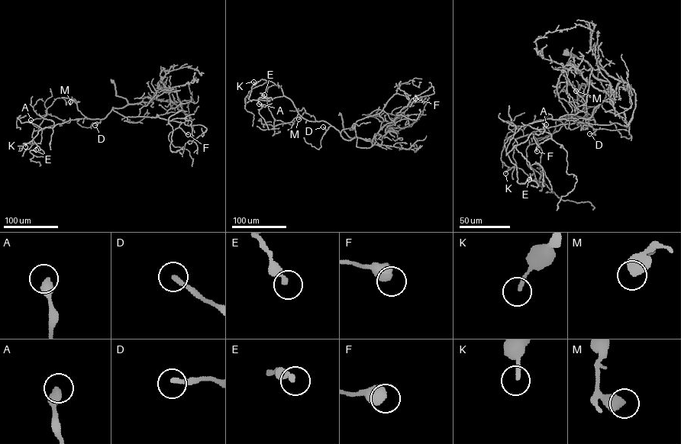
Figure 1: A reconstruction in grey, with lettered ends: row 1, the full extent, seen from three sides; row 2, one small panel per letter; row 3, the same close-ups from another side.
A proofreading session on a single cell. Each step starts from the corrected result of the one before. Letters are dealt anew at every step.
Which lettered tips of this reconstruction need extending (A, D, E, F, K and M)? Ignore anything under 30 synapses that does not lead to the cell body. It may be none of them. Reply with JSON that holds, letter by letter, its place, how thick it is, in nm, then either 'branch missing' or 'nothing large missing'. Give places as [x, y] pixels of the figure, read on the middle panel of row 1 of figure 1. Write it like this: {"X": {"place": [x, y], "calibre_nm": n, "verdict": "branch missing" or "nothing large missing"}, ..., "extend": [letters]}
{"A": {"place": [259, 104], "calibre_nm": 440, "verdict": "branch missing"}, "D": {"place": [323, 127], "calibre_nm": 240, "verdict": "branch missing"}, "E": {"place": [264, 94], "calibre_nm": 260, "verdict": "nothing large missing"}, "F": {"place": [415, 98], "calibre_nm": 600, "verdict": "nothing large missing"}, "K": {"place": [253, 82], "calibre_nm": 200, "verdict": "nothing large missing"}, "M": {"place": [298, 119], "calibre_nm": 600, "verdict": "nothing large missing"}, "extend": ["A", "D"]}

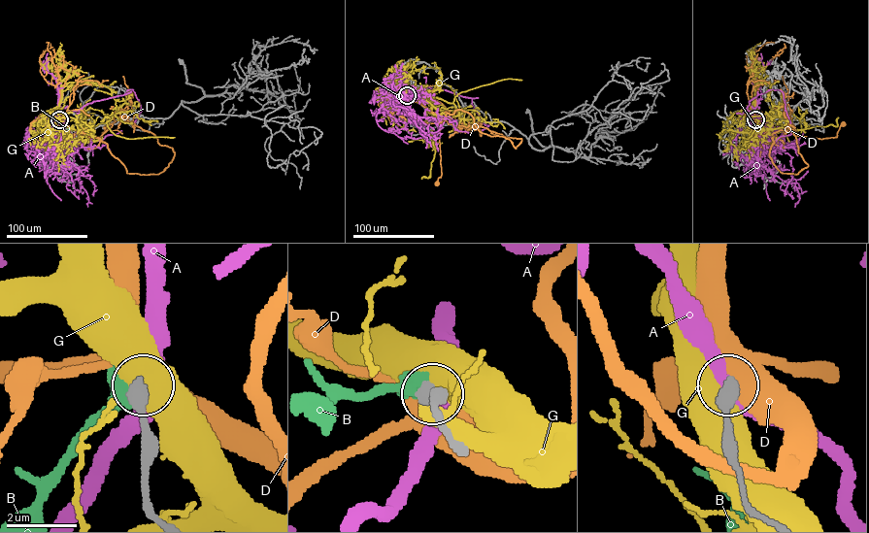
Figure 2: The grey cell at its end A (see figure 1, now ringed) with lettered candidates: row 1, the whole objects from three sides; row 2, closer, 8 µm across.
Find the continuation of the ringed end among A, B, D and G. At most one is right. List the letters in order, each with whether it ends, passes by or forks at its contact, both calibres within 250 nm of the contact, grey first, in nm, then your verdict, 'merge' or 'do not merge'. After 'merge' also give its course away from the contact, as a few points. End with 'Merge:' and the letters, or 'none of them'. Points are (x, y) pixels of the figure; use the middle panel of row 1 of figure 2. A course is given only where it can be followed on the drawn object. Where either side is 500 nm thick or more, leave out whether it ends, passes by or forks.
A: it passes by; 440 nm thick on the grey side, 440 nm on the other; do not merge
B: it passes by; 440 nm thick on the grey side, 420 nm on the other; do not merge
D: it forks there; 440 nm thick on the grey side, 480 nm on the other; do not merge
G: 440 nm thick on the grey side, 750 nm on the other; do not merge
Merge: none of them

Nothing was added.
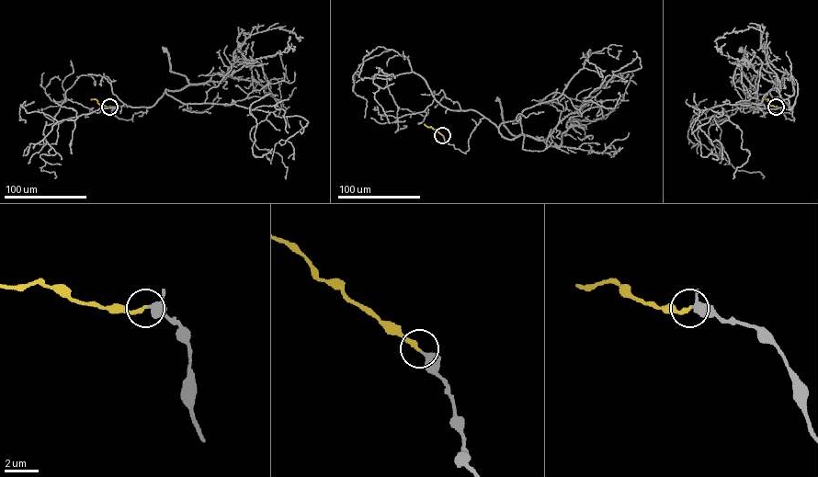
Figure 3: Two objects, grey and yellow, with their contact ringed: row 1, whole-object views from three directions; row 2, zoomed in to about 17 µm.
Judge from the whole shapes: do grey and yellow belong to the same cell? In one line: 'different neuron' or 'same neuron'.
same neuron

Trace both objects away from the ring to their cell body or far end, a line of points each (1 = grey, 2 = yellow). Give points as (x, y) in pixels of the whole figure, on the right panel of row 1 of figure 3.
1: (776, 107), (793, 119), (758, 107), (768, 91), (757, 104), (710, 108), (723, 113), (698, 127), (722, 158)
2: (776, 107), (765, 99)

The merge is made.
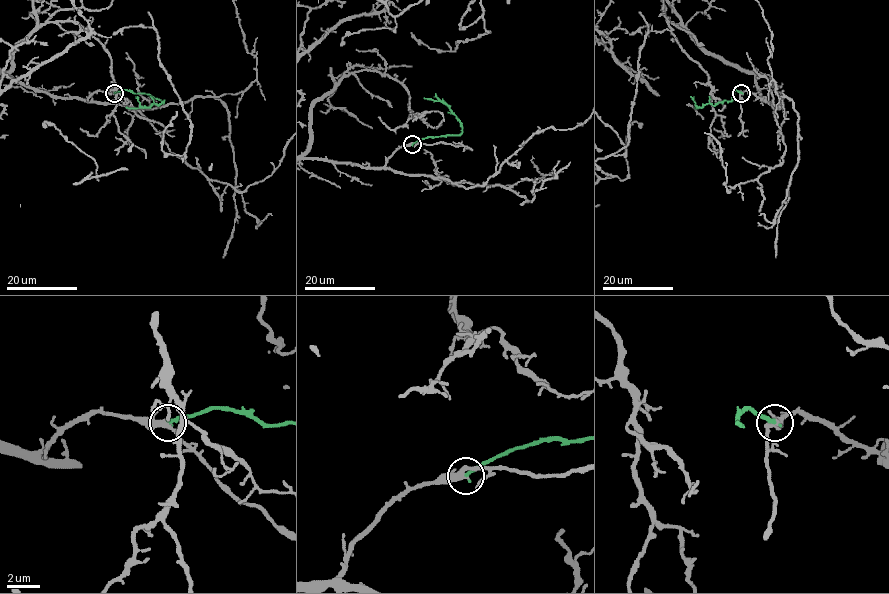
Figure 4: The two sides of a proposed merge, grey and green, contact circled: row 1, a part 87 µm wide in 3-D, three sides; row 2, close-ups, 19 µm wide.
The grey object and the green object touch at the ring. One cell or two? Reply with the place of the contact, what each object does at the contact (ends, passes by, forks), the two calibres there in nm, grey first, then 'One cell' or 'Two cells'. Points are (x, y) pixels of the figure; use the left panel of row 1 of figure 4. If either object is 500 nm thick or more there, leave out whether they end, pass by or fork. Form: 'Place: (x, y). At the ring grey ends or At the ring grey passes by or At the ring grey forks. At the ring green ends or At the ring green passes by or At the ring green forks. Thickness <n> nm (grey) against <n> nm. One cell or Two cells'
Place: (114, 93). At the ring grey forks. At the ring green ends. Thickness 280 nm (grey) against 240 nm. One cell

